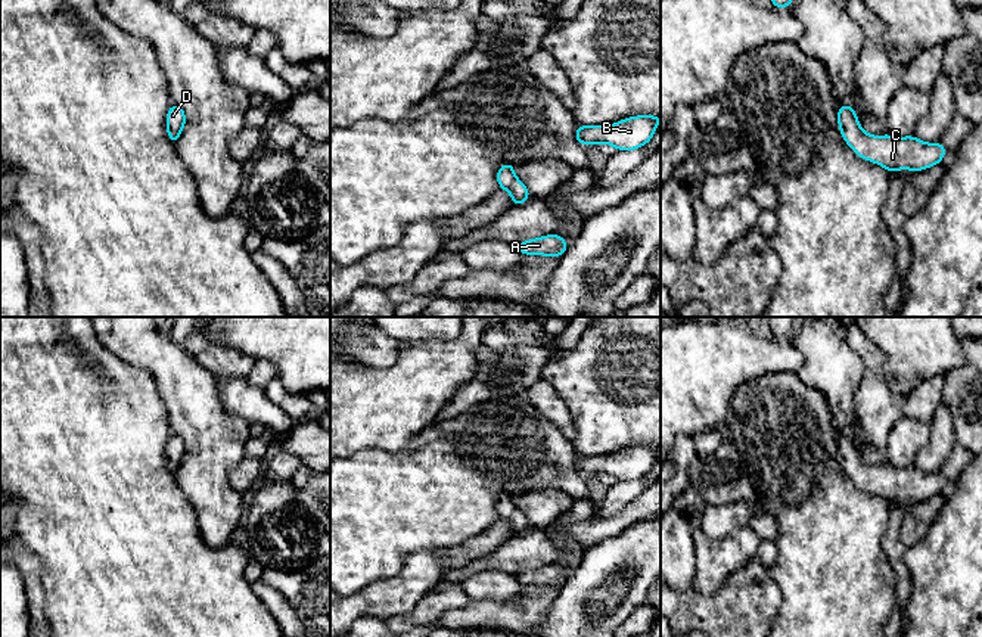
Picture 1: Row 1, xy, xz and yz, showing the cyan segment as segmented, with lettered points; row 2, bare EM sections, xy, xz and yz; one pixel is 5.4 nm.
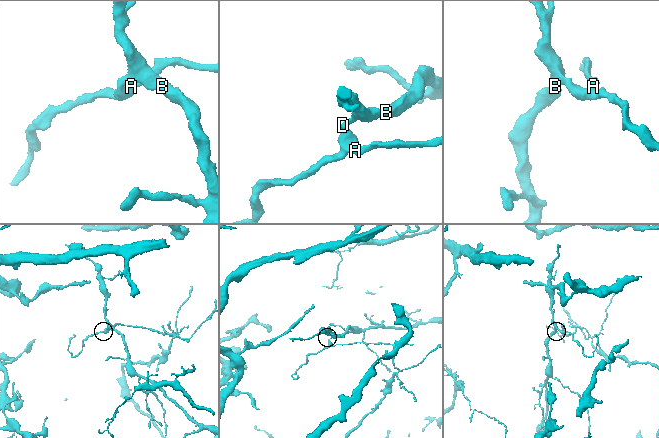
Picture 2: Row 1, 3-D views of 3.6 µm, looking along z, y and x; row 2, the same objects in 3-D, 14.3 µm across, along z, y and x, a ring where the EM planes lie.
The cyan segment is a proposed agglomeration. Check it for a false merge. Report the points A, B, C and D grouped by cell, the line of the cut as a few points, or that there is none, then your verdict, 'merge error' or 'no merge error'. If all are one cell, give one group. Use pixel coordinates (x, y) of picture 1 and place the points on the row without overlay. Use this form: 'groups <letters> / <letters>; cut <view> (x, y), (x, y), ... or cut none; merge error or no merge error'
groups A B C D; cut none; no merge error

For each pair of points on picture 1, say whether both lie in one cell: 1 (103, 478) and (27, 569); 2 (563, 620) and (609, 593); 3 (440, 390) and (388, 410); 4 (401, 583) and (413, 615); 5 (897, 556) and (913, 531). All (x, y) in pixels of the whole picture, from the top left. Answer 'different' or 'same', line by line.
1: different
2: same
3: same
4: different
5: different

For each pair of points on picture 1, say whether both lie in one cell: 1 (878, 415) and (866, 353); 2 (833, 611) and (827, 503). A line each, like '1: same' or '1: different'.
1: same
2: same

